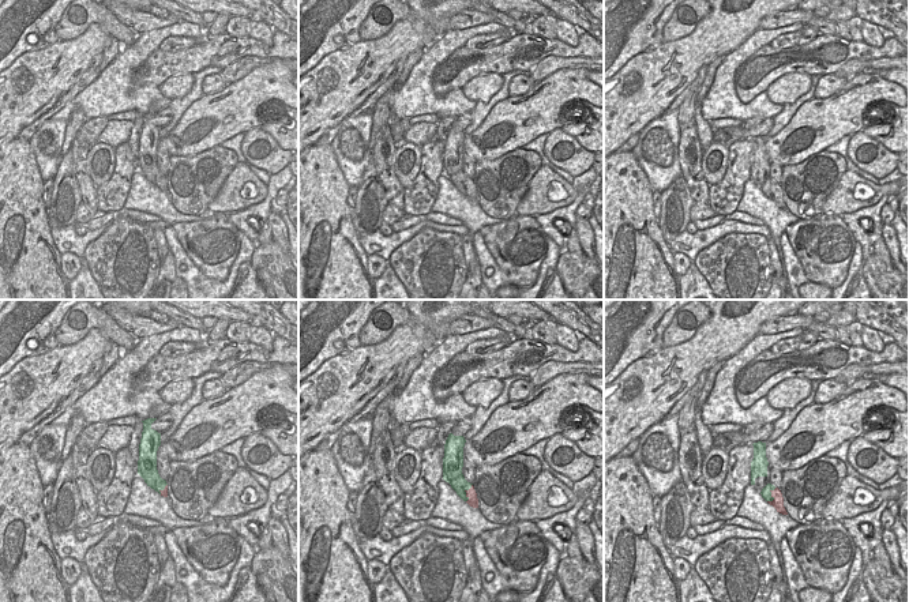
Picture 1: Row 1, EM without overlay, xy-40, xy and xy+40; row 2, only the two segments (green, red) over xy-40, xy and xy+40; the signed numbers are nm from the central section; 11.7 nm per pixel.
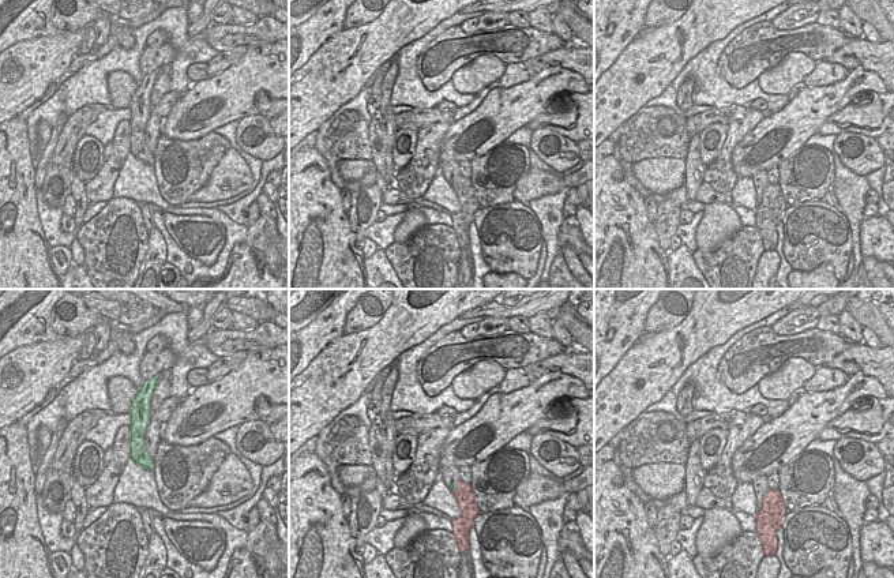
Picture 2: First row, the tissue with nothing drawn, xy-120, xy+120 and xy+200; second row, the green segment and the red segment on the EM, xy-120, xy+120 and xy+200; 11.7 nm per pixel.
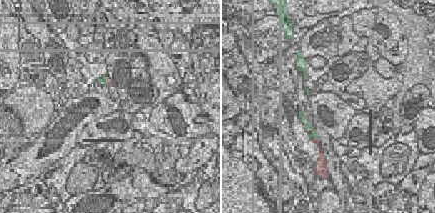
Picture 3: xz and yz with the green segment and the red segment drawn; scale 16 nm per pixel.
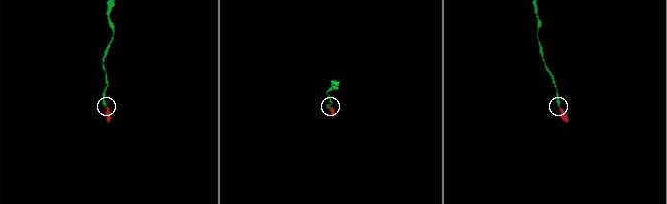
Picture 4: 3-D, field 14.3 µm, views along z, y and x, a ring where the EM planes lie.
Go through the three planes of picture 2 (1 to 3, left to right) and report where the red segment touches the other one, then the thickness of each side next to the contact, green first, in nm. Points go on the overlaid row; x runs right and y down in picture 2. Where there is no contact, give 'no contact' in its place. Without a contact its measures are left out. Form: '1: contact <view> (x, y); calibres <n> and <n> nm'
1: no contact
2: contact xy+120 (457, 490); calibres 70 and 240 nm
3: no contact

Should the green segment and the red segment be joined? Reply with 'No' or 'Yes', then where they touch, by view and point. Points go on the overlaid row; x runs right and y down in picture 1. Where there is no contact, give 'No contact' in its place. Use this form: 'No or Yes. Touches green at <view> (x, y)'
No. Touches green at xy+40 (773, 497)

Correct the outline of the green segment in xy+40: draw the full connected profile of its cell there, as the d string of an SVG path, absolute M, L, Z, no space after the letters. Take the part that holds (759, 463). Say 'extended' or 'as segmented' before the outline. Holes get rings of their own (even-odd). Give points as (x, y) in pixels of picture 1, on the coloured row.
extended; M754 443L754 459L751 462L751 485L766 501L773 501L771 492L775 489L770 484L770 466L766 458L766 443Z

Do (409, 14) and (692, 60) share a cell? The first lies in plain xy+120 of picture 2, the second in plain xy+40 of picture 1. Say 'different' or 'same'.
same

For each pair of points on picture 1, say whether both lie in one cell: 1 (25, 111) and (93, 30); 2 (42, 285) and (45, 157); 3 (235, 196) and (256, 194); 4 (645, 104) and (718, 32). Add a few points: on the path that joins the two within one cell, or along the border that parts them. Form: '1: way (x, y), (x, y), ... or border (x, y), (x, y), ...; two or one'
1: way (41, 90), (81, 51); one
2: border (32, 151), (40, 177), (44, 181); two
3: way (240, 191), (251, 191); one
4: way (664, 85), (675, 79), (699, 51); one

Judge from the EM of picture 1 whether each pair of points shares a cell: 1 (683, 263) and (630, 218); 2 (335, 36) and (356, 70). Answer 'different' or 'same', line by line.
1: different
2: different

